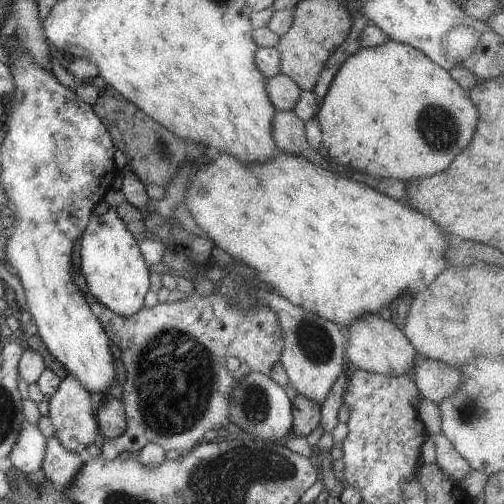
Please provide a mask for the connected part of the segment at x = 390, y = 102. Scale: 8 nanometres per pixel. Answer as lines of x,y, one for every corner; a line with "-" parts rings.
389,38
379,46
357,49
342,62
314,117
322,132
321,150
327,156
343,166
358,169
361,174
395,180
443,172
467,146
477,124
477,112
467,92
447,70
437,66
420,50

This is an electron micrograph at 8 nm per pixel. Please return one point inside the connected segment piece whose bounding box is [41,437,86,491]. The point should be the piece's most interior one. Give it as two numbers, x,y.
59,466

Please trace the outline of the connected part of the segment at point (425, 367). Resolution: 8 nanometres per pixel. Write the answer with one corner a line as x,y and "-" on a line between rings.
417,358
410,374
413,374
412,380
418,388
420,398
434,403
447,398
462,379
461,368
425,358

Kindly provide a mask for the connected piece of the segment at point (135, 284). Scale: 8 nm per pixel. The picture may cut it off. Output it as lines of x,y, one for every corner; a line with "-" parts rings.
109,207
100,216
91,214
80,239
79,268
87,284
88,298
95,299
120,316
135,314
144,306
144,296
149,291
149,272
134,240
135,236
116,216
114,207

